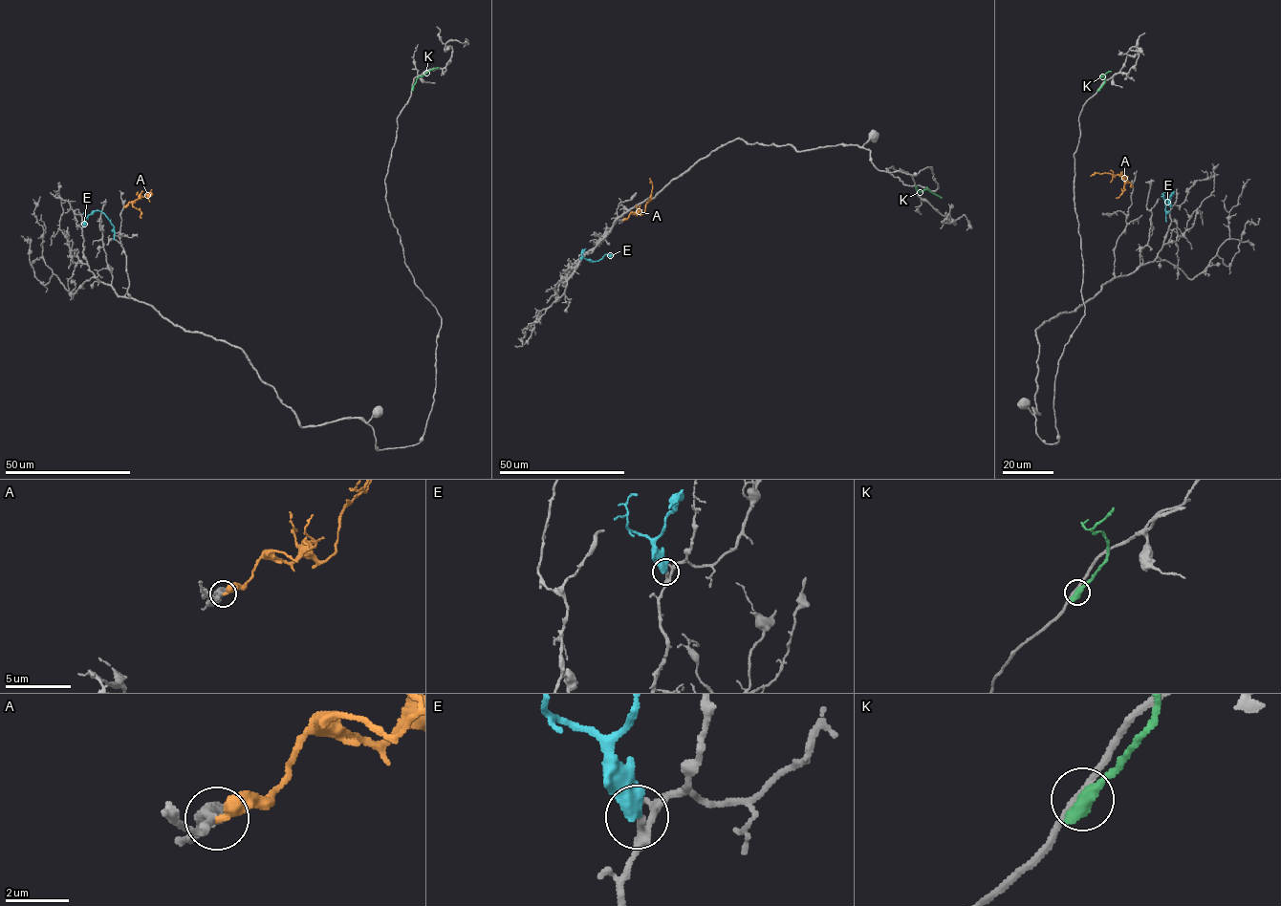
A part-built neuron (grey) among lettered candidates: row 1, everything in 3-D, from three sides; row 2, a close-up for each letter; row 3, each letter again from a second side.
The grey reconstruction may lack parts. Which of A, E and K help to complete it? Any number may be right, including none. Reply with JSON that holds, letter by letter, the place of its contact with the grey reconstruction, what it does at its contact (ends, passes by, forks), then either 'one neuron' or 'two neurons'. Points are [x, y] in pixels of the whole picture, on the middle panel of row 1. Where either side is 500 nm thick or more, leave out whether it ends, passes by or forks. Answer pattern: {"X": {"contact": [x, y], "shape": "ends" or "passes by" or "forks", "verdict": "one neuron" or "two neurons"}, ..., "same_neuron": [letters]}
{"A": {"contact": [623, 220], "shape": "ends", "verdict": "two neurons"}, "E": {"contact": [580, 259], "verdict": "one neuron"}, "K": {"contact": [916, 186], "verdict": "two neurons"}, "same_neuron": ["E"]}

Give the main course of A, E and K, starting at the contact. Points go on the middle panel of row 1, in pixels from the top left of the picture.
A: (623, 220), (630, 214), (644, 211), (653, 187), (649, 178)
E: (580, 259), (583, 257), (594, 261), (605, 254), (611, 254), (609, 256)
K: (916, 186), (920, 192), (928, 189), (942, 198)

